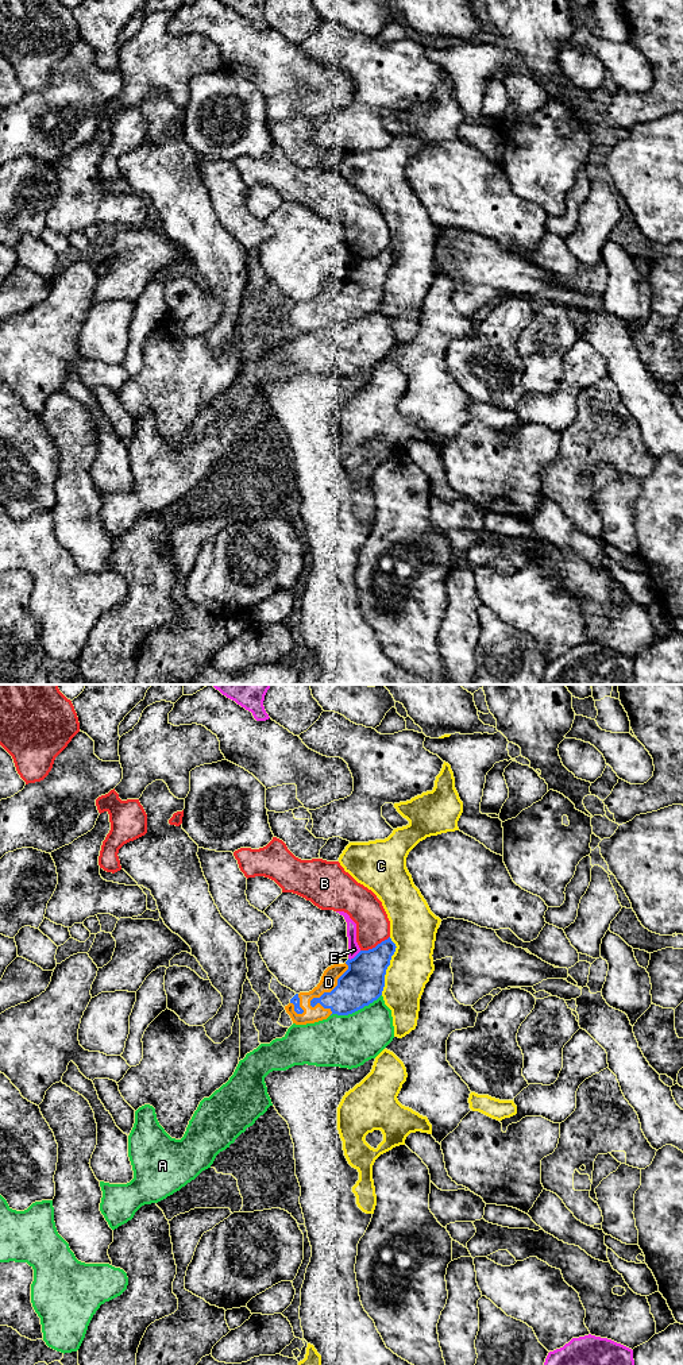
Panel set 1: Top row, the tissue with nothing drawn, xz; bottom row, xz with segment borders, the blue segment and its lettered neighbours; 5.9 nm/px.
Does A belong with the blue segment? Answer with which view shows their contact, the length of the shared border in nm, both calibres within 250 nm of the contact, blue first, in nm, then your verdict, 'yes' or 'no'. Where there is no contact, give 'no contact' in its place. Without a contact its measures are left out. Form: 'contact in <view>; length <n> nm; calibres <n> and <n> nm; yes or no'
contact in xz; length 340 nm; calibres 240 and 320 nm; no

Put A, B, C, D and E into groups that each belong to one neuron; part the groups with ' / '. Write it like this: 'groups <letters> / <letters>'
groups A / B / C / D / E

